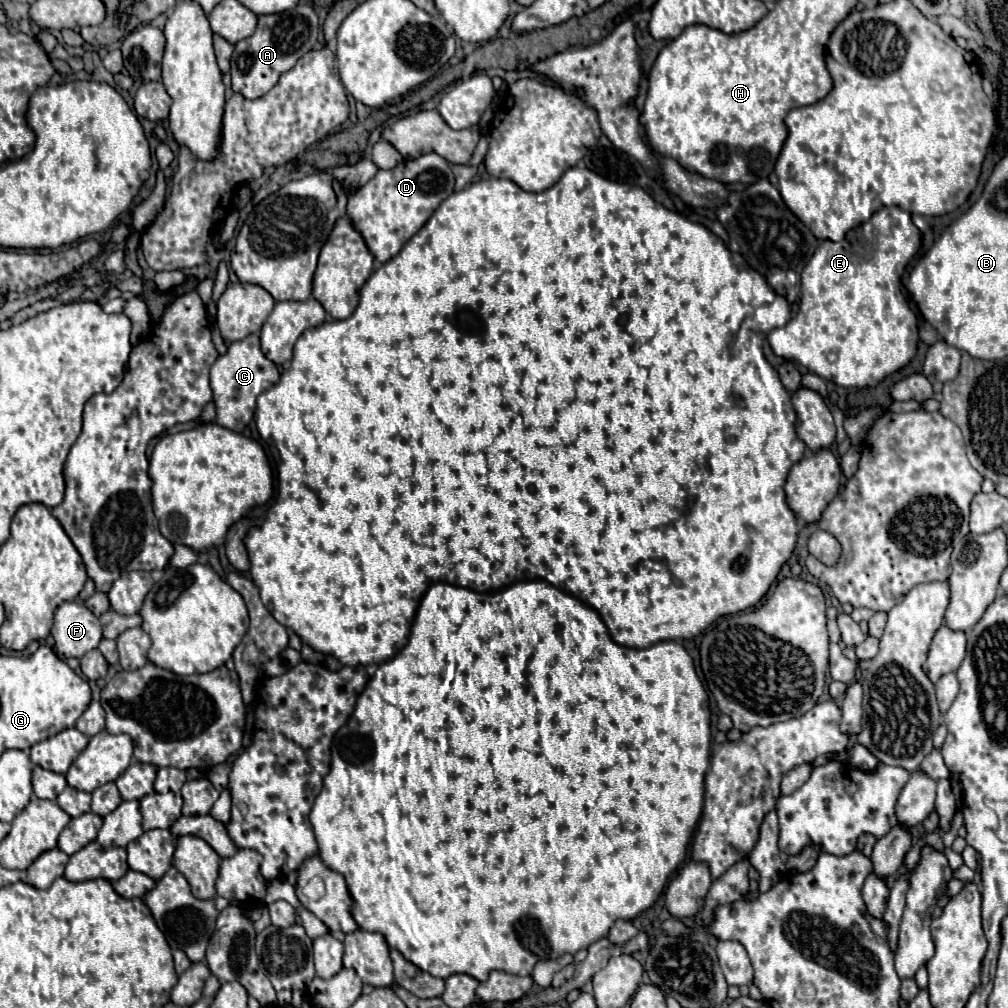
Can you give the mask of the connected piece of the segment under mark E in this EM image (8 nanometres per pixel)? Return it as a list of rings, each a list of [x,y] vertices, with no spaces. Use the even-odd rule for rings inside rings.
[[[897,206],[874,213],[870,222],[865,222],[858,229],[853,228],[840,242],[824,240],[801,272],[798,316],[766,336],[774,354],[798,362],[820,378],[832,380],[844,388],[870,388],[904,368],[916,354],[918,326],[914,312],[906,306],[900,292],[900,276],[918,252],[921,240],[922,234],[914,226],[911,215]]]

